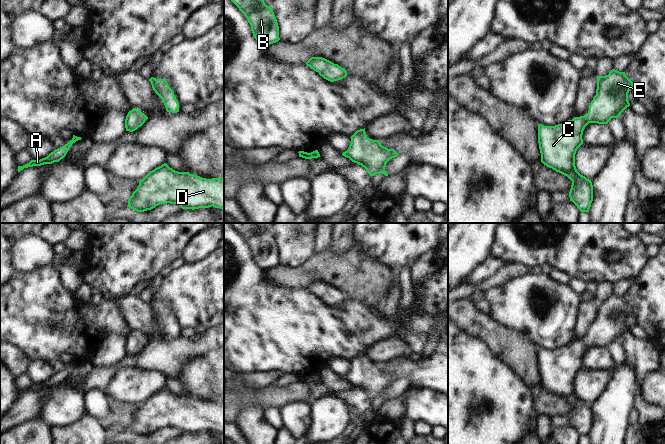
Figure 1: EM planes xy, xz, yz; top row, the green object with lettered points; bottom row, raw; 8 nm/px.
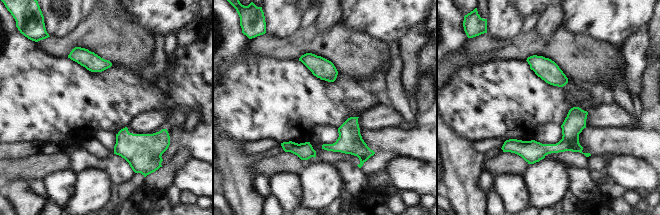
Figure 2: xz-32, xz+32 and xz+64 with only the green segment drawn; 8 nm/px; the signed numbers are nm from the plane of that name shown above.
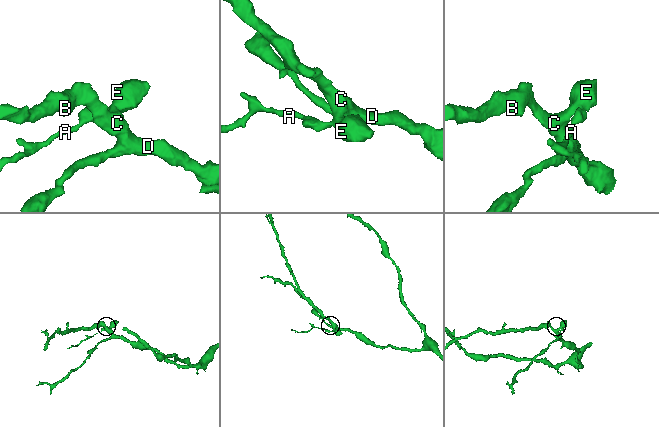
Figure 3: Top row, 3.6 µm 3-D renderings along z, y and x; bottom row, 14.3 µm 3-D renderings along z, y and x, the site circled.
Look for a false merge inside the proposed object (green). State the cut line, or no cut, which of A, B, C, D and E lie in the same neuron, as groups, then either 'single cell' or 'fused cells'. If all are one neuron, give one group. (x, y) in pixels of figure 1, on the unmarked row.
cut none; groups A B C D E; single cell

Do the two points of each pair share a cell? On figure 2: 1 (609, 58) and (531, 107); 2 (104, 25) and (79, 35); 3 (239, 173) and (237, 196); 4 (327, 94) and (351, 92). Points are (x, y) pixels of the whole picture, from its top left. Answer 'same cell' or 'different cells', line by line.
1: different cells
2: same cell
3: same cell
4: same cell

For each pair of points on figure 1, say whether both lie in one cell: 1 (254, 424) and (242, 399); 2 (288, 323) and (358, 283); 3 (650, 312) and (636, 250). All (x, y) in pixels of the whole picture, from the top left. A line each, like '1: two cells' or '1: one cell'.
1: two cells
2: two cells
3: two cells

